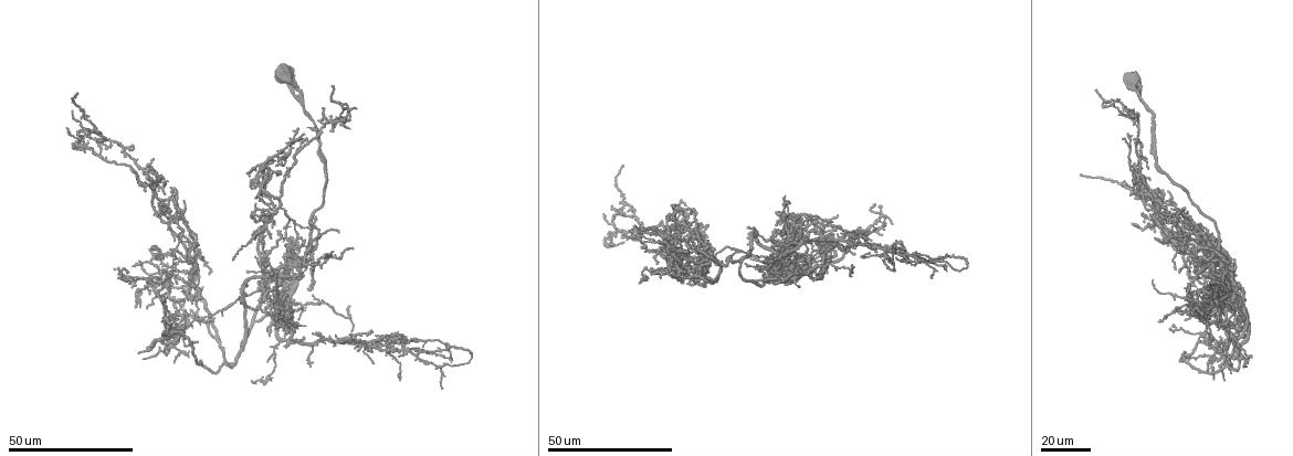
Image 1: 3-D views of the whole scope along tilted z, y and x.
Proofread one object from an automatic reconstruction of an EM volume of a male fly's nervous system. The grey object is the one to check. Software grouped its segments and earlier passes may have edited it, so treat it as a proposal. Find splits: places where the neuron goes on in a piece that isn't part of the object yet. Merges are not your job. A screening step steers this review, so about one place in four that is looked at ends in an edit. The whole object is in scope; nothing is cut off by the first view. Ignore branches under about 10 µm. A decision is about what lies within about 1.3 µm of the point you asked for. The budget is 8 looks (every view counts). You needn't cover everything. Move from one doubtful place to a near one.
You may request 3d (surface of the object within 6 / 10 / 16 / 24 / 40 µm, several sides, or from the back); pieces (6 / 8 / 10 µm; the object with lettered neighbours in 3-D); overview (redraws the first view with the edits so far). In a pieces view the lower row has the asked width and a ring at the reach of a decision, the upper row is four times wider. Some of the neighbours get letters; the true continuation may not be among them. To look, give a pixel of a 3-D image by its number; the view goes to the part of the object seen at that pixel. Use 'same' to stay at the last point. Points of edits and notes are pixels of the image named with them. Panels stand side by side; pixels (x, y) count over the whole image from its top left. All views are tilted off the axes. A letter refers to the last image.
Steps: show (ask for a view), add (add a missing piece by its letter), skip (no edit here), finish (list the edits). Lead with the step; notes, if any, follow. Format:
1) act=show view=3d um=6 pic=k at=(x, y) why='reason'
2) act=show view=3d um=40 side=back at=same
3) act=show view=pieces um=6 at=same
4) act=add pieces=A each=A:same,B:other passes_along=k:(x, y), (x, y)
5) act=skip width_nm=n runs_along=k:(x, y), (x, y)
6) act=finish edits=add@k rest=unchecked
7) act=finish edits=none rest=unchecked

act=show view=3d um=24 pic=1 at=(151, 179) why='branch stops here'

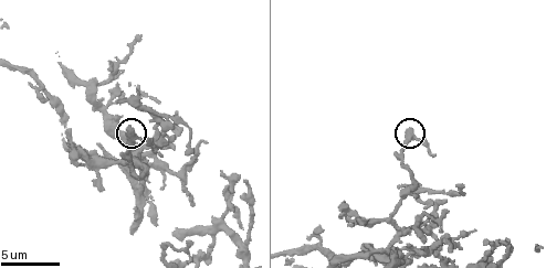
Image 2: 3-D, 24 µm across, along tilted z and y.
act=show view=pieces um=6 pic=2 at=(127, 127)

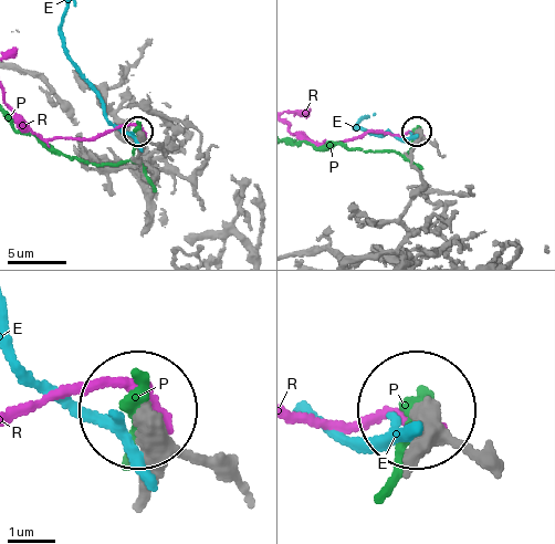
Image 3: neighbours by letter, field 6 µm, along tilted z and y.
act=skip each=E:other,P:other,R:other runs_along=3:(143, 501), (142, 417) found='no lettered piece goes on from it'

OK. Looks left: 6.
act=show view=3d um=24 pic=1 at=(774, 225) why='branch stops here'

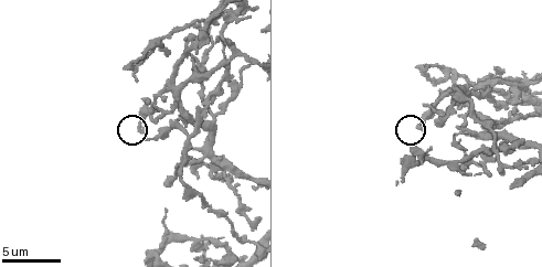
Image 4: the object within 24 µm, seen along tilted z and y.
act=show view=pieces um=10 pic=4 at=(421, 127) why='what lies round it'

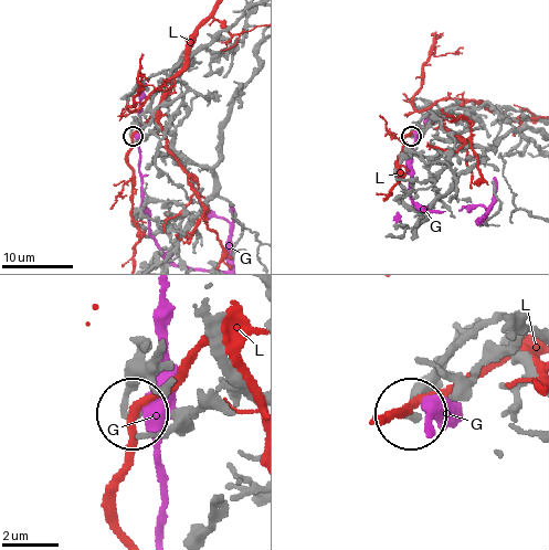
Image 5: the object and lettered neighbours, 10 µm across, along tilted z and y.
act=skip width_nm=310 each=G:other,L:other found='no lettered piece goes on from it'

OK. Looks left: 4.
act=show view=3d um=24 pic=1 at=(651, 273) why='free end'

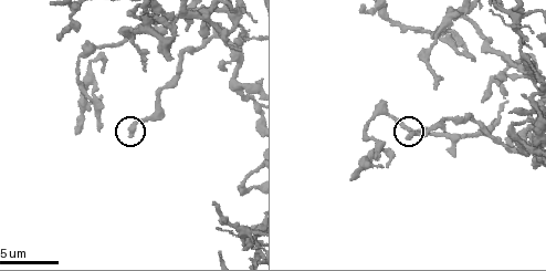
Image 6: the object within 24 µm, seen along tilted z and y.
act=show view=pieces um=8 pic=6 at=(128, 137)

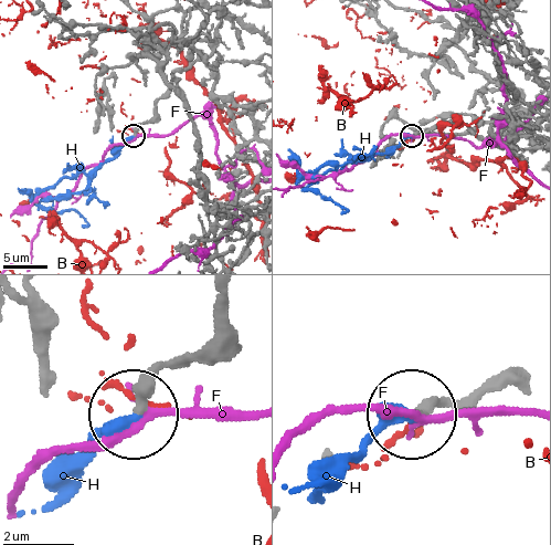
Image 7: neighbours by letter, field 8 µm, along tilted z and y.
act=add pieces=H each=B:other,F:other,H:same found='it goes on there'

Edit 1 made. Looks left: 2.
act=show view=3d um=24 pic=1 at=(1167, 208) why='an open end'

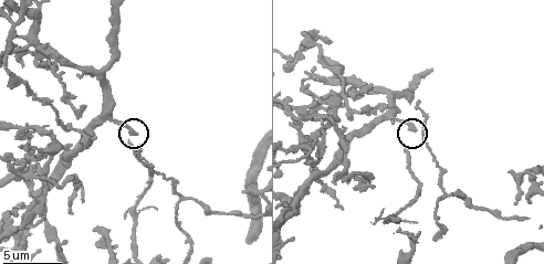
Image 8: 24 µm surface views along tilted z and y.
act=show view=pieces um=8 pic=8 at=(136, 131)

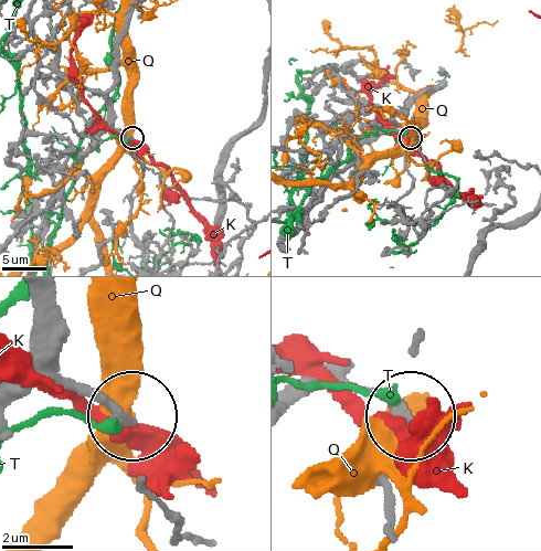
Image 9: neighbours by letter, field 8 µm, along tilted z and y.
act=skip each=K:other,Q:other,T:other found='no lettered piece goes on from it'

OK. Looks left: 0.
act=finish edits=add@7 rest=unchecked

